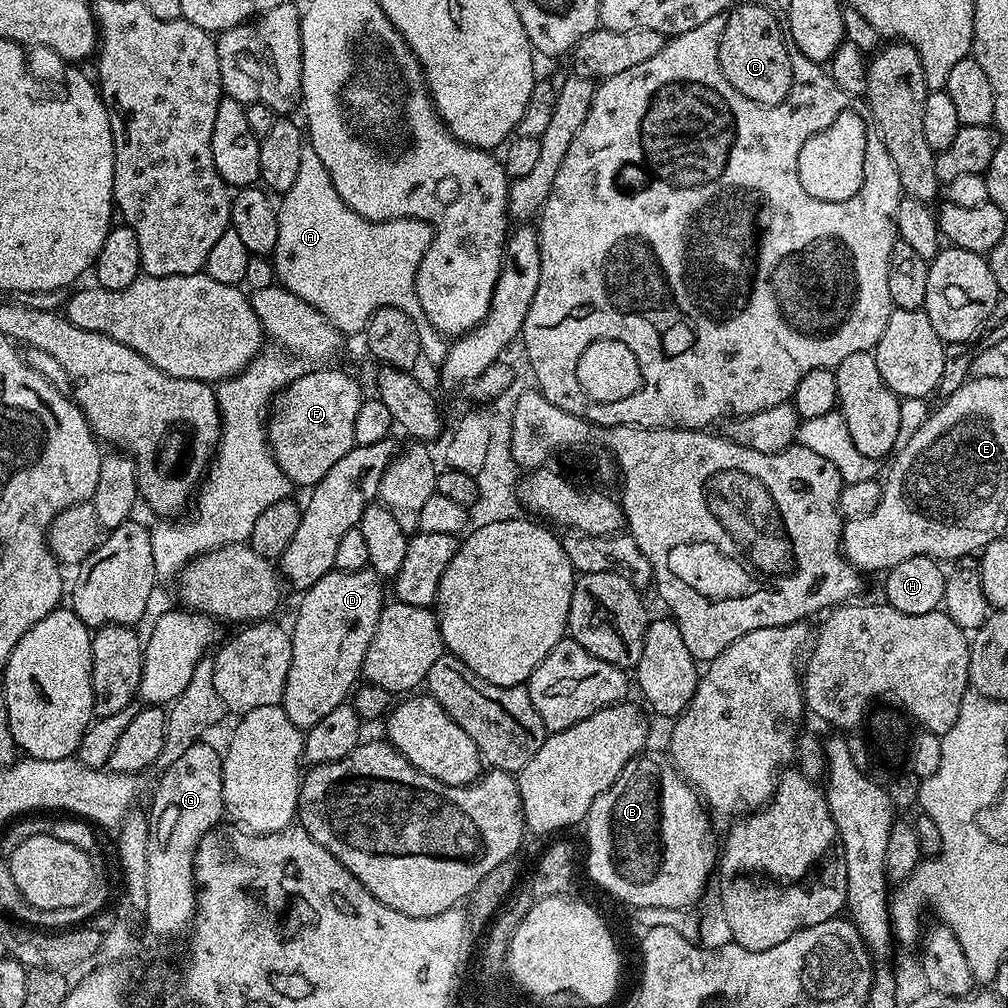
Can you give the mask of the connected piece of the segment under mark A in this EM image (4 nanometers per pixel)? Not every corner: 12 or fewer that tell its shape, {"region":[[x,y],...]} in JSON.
{"region":[[318,154],[278,200],[277,281],[345,337],[380,308],[449,341],[416,272],[432,225],[367,220]]}

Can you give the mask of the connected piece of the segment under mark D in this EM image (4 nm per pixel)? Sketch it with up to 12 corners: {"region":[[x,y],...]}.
{"region":[[369,568],[303,591],[280,703],[298,729],[345,703],[384,605]]}

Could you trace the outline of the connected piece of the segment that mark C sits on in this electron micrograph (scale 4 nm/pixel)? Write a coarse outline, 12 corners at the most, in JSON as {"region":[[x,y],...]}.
{"region":[[754,2],[724,16],[718,62],[750,102],[792,85],[781,17]]}

